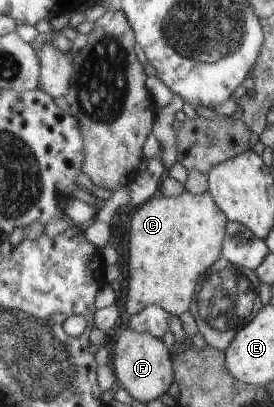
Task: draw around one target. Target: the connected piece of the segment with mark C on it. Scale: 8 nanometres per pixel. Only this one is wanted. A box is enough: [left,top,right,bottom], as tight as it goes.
[124,190,227,317]

